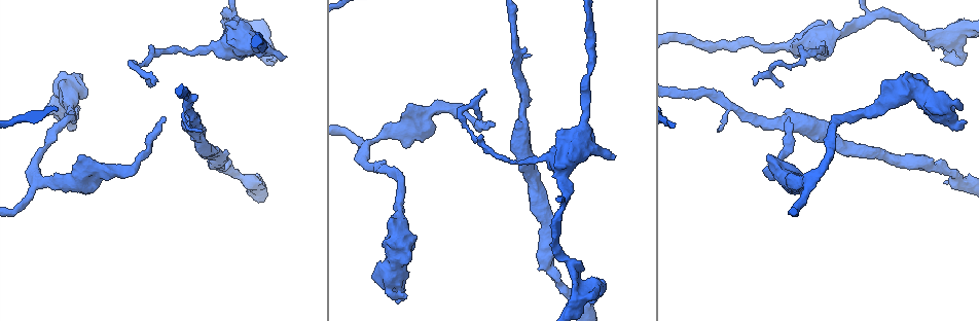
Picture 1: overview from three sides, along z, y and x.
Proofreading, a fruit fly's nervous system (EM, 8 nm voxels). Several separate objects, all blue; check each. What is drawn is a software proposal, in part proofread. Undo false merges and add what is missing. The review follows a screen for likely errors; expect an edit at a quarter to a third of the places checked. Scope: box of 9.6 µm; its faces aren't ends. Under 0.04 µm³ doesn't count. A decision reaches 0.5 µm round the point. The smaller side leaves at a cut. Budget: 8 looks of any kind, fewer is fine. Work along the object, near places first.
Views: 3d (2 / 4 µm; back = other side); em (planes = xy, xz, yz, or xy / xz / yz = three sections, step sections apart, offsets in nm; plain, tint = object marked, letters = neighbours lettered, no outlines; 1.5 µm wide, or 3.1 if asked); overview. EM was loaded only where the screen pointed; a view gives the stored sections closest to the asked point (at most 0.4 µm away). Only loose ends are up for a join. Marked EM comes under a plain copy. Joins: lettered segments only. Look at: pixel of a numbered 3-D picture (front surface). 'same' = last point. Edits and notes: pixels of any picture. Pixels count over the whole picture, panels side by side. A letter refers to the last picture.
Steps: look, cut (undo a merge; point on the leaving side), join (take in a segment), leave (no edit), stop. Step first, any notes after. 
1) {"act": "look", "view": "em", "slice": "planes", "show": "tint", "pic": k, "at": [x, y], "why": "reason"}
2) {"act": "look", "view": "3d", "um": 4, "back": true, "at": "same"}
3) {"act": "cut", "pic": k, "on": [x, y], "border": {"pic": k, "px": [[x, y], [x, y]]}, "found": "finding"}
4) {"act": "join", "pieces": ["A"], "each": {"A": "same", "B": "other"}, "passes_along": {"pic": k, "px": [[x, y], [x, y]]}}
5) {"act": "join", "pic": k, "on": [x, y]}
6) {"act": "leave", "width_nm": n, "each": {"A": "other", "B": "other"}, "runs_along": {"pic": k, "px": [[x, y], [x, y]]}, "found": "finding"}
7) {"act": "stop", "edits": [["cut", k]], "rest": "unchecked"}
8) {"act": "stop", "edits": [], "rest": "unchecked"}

{"act": "look", "view": "em", "slice": "xz", "step": 4, "show": "letters", "pic": 1, "at": [944, 48], "why": "an open end"}

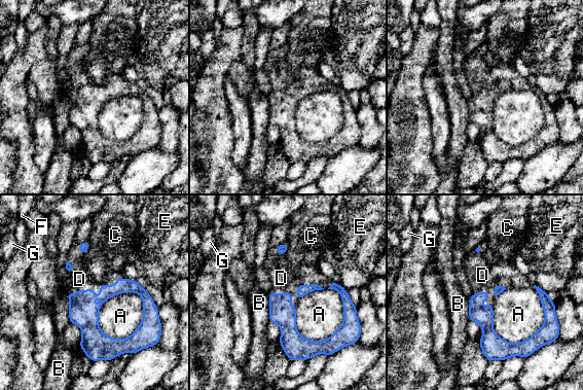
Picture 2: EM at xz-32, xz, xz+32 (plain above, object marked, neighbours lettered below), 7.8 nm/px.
{"act": "look", "view": "em", "slice": "planes", "show": "letters", "at": "same"}

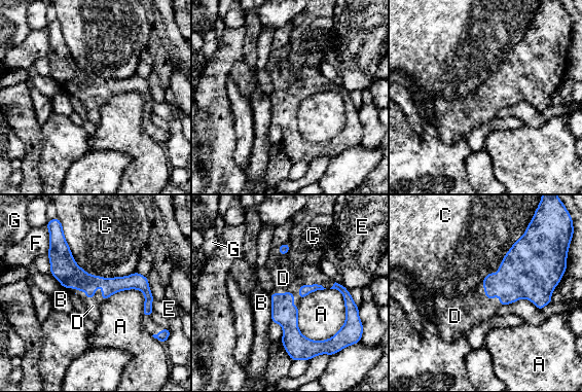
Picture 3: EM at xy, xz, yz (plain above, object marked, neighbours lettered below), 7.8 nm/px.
{"act": "join", "pieces": ["D"], "each": {"A": "other", "B": "other", "C": "other", "D": "same", "E": "other", "F": "other", "G": "other"}, "passes_along": {"pic": 3, "px": [[524, 273], [497, 288], [472, 308]]}, "found": "the cell continues"}

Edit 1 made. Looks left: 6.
{"act": "look", "view": "em", "slice": "planes", "show": "tint", "pic": 1, "at": [491, 124], "why": "free end"}

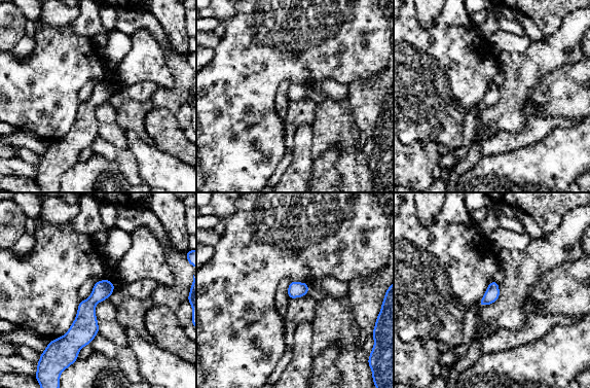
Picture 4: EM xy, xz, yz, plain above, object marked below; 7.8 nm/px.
{"act": "look", "view": "em", "slice": "planes", "show": "letters", "at": "same", "why": "what lies round it"}

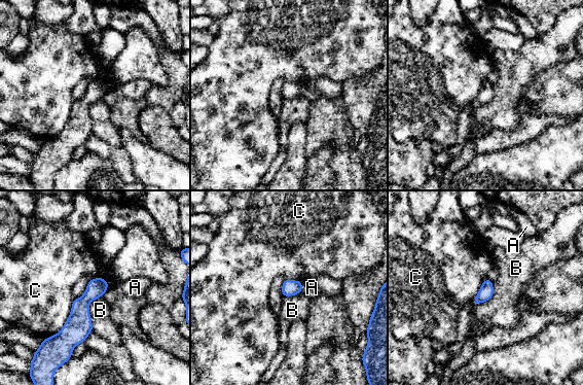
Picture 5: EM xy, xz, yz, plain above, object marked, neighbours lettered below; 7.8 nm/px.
{"act": "leave", "each": {"A": "other", "B": "other", "C": "other"}, "found": "none of them fits"}

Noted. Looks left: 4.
{"act": "stop", "edits": [["join", 3]], "rest": "unchecked"}

